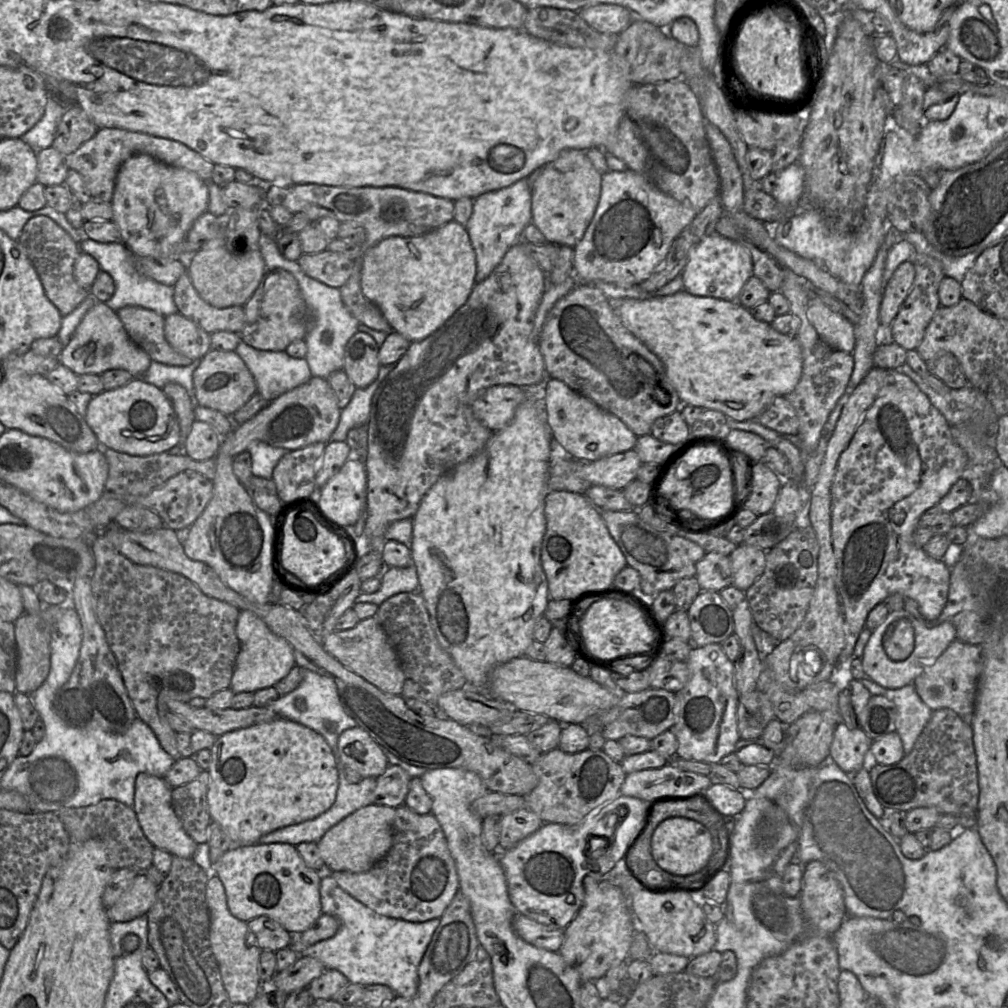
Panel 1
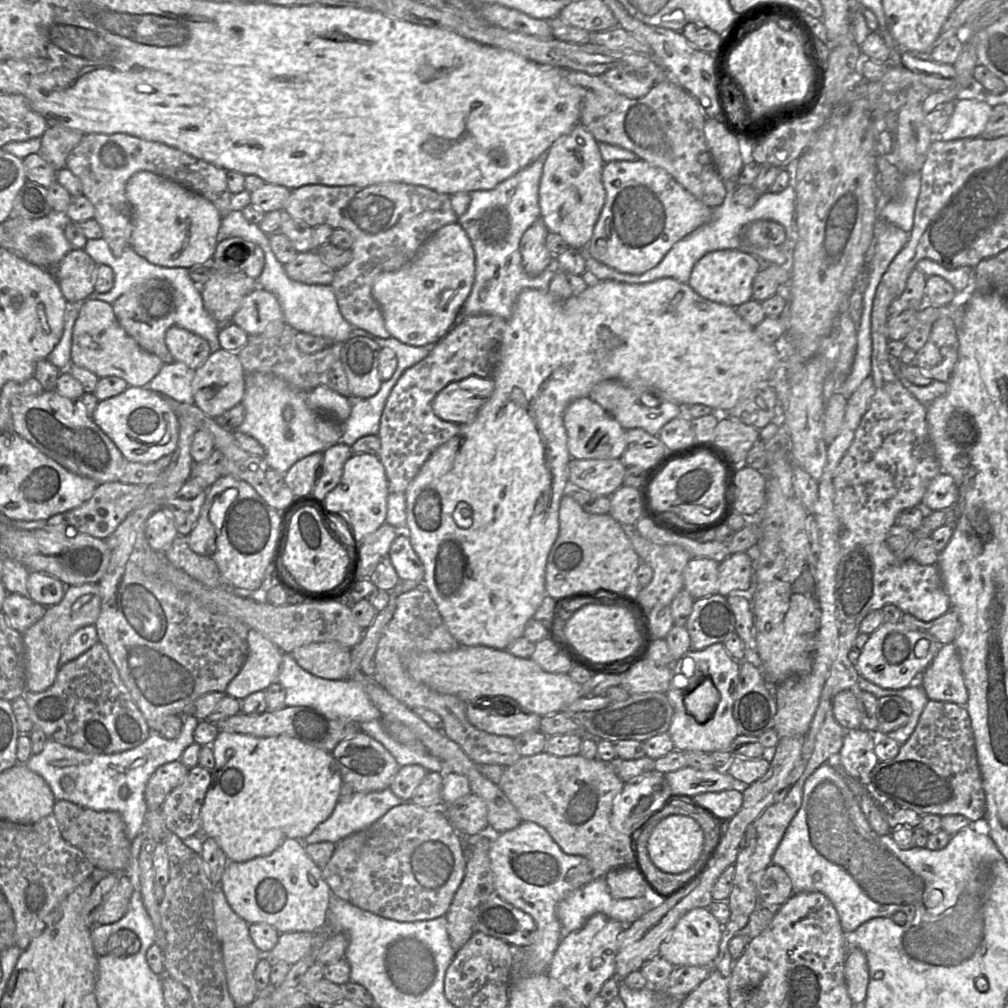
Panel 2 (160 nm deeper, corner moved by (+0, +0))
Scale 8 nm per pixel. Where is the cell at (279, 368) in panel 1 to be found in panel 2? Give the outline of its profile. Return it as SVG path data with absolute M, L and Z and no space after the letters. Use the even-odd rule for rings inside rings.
M251 373L245 375L245 393L241 403L245 409L243 422L238 431L256 439L264 448L263 462L268 469L273 469L281 474L298 460L315 452L323 453L333 445L327 445L315 436L316 421L320 414L312 411L306 402L306 394L294 390L283 379L264 373ZM285 407L294 409L291 421L283 419ZM288 430L293 432L293 437L287 439Z

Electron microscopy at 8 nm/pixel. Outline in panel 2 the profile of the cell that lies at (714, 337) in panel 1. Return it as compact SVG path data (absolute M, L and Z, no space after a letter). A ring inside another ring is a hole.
M661 278L642 284L614 280L590 281L590 285L581 294L561 302L552 298L548 291L525 289L519 294L512 315L502 332L497 365L491 377L495 384L493 393L473 421L460 424L458 434L431 454L405 491L406 528L399 531L406 532L423 564L424 578L421 587L431 595L446 627L460 645L506 650L513 641L523 637L527 623L533 619L547 595L546 565L550 550L559 534L560 501L568 481L568 463L571 459L563 422L567 407L578 398L588 397L592 388L599 382L618 380L635 390L653 391L653 394L657 394L661 399L670 399L681 406L703 404L716 413L727 413L747 395L753 384L770 382L780 362L780 344L765 343L754 328L739 316L734 307L708 300L696 293L687 283L673 278Z

